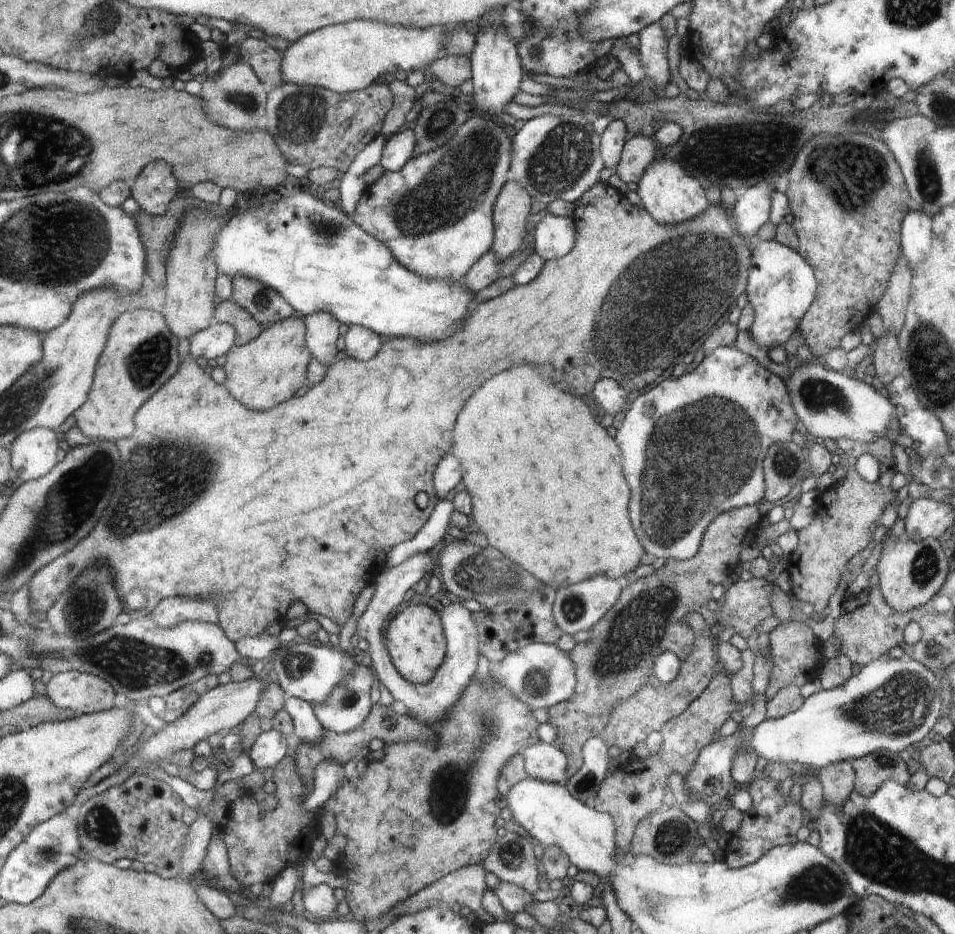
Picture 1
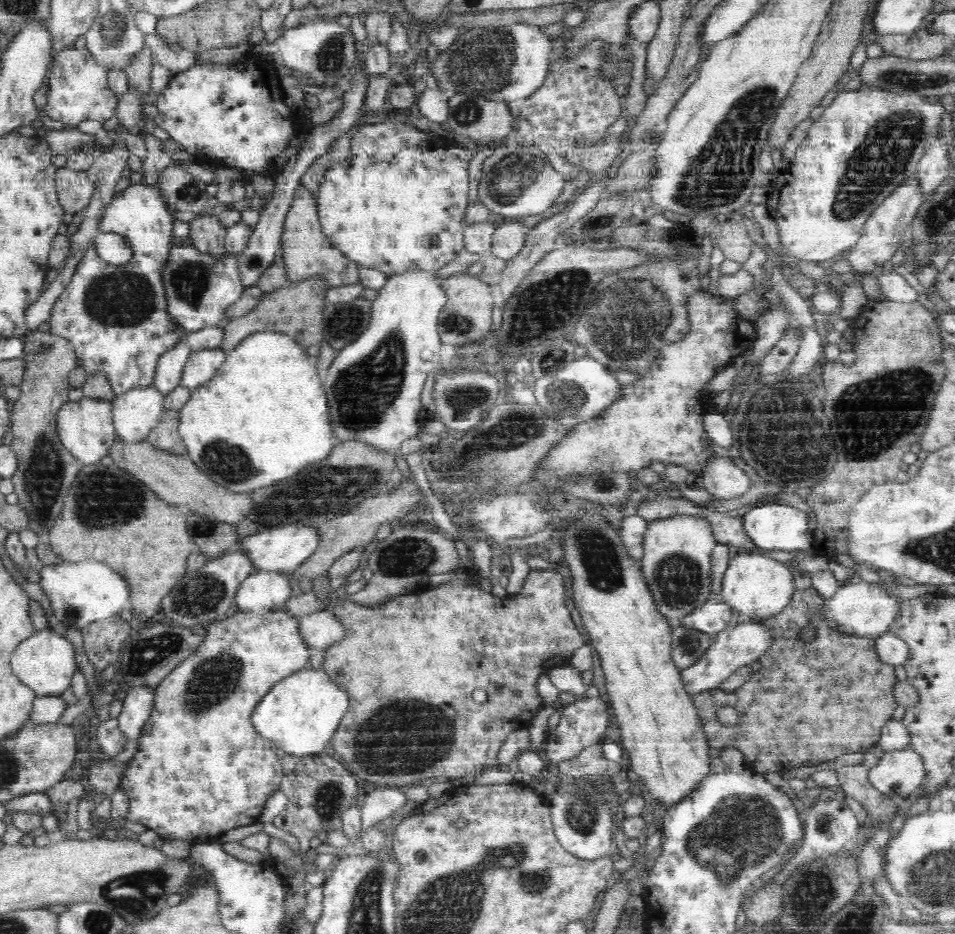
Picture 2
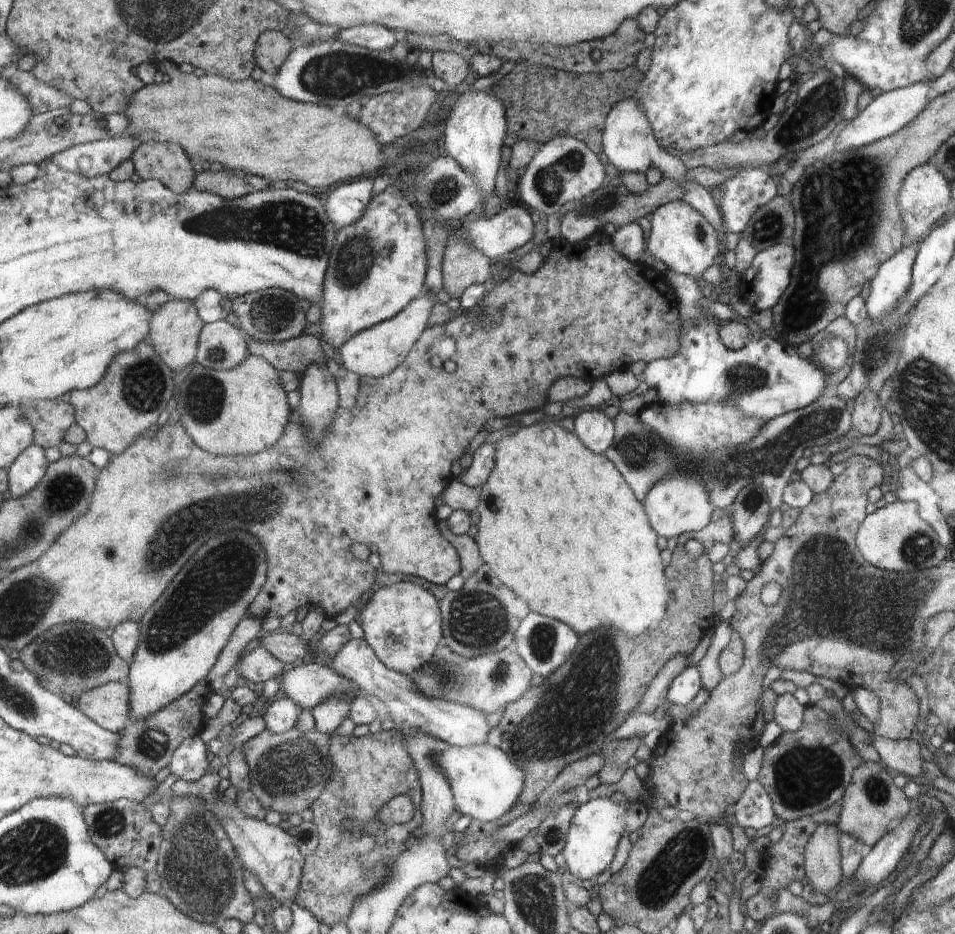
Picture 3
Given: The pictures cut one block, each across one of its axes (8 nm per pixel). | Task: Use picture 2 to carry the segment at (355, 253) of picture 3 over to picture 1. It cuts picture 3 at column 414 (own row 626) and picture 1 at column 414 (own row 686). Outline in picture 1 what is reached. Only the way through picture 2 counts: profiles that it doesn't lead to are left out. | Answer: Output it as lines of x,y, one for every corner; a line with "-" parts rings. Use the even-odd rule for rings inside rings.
474,116
468,118
460,128
457,128
456,134
450,137
450,140
436,150
425,152
424,154
413,156
400,170
396,172
384,171
377,181
365,187
360,200
356,205
352,218
359,227
362,227
368,234
374,235
376,238
385,242
386,246
392,251
394,258
401,262
406,268
418,273
426,278
442,279
447,283
458,283
464,278
465,274
473,268
474,265
486,253
491,252
493,242
496,240
496,227
493,223
493,208
497,202
497,196
508,183
509,170
512,168
513,160
512,142
506,136
504,128
498,126
496,122
492,122
490,118
482,118
482,116

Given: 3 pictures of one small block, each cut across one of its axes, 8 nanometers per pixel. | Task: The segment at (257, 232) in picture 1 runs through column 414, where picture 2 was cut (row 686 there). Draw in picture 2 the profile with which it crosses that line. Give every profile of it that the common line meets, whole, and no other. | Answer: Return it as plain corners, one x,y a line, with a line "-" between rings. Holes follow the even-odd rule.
302,668
268,690
250,716
255,730
287,756
299,758
330,751
330,742
348,710
348,696
322,668

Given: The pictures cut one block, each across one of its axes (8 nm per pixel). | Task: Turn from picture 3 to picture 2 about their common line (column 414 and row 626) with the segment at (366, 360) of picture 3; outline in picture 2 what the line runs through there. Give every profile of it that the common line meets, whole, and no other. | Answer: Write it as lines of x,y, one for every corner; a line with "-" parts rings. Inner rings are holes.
333,607
300,617
300,633
312,651
323,652
346,635
344,626
334,618

